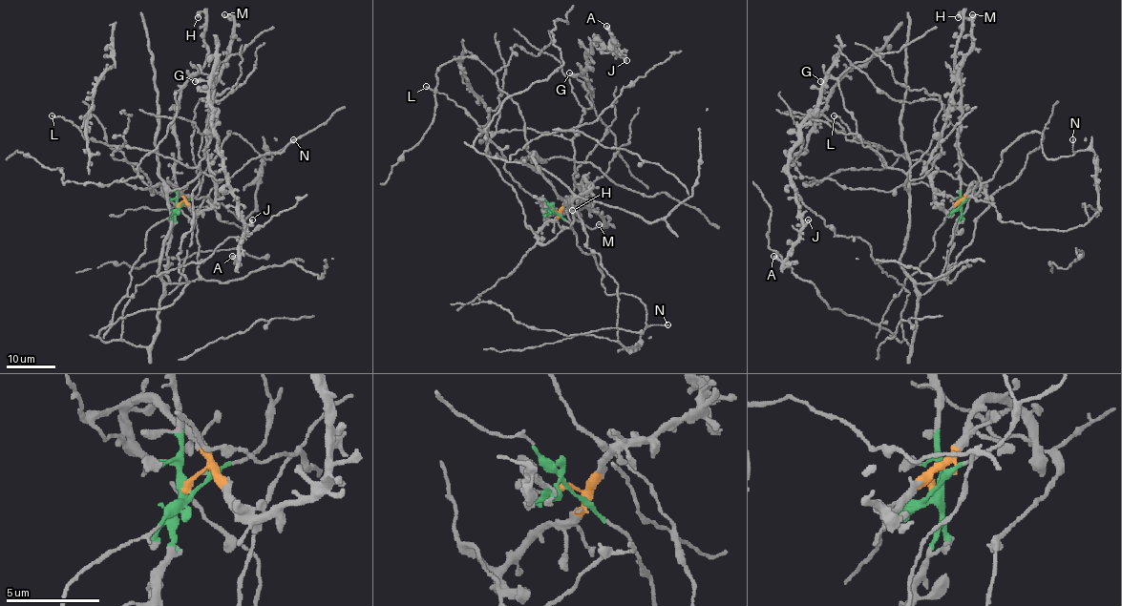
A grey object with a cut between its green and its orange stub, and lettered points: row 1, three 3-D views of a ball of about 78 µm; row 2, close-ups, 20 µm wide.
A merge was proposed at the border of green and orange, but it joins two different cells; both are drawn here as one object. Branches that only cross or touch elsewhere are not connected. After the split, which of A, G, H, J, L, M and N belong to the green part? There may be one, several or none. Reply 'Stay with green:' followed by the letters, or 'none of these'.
Stay with green: H, N

